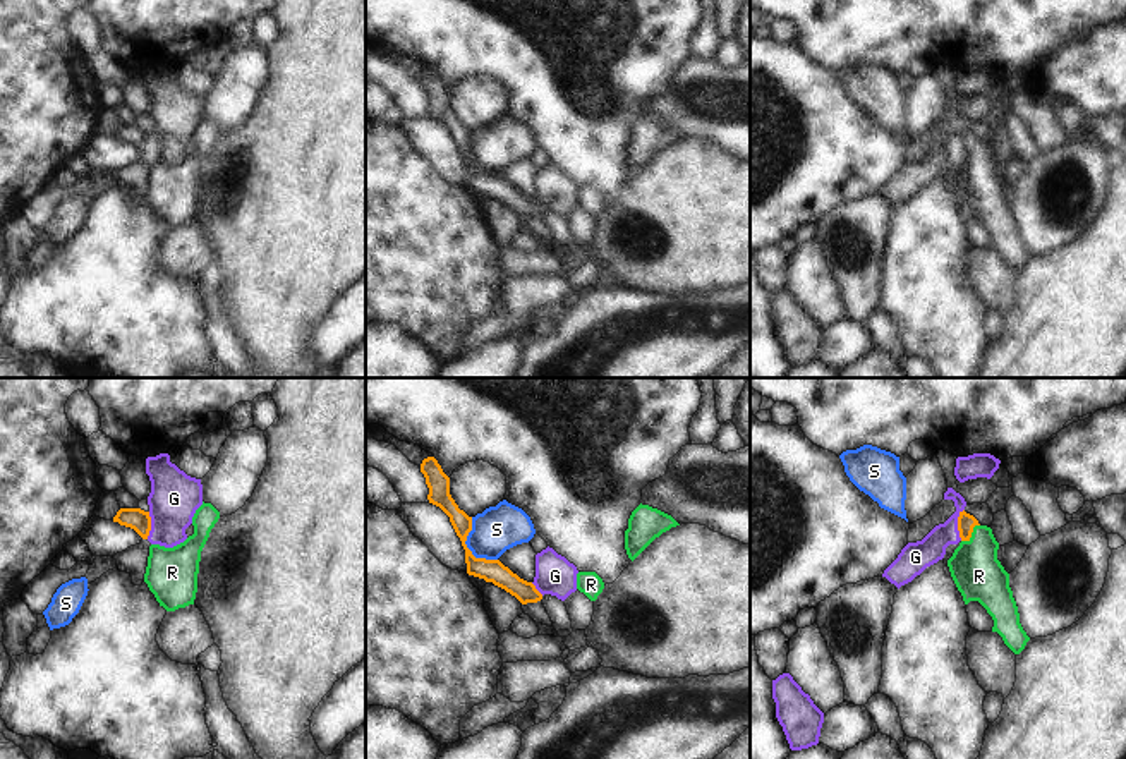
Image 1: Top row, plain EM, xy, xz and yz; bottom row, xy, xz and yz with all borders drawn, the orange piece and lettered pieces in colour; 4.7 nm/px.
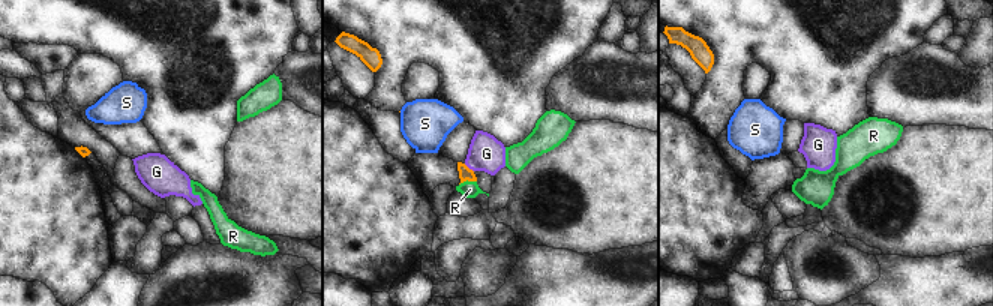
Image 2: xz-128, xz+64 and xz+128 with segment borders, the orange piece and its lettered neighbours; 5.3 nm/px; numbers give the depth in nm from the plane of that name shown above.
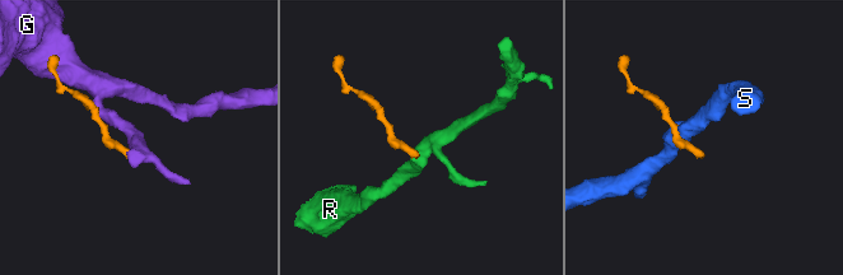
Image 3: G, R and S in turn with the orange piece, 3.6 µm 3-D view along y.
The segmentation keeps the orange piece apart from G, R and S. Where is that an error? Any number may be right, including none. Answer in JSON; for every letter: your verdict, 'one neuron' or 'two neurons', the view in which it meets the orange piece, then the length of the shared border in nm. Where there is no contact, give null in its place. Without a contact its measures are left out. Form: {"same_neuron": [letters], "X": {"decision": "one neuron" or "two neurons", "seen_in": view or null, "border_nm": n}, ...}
{"same_neuron": ["R"], "G": {"decision": "two neurons", "seen_in": "yz", "border_nm": 150}, "R": {"decision": "one neuron", "seen_in": "yz", "border_nm": 120}, "S": {"decision": "two neurons", "seen_in": "xz", "border_nm": 240}}

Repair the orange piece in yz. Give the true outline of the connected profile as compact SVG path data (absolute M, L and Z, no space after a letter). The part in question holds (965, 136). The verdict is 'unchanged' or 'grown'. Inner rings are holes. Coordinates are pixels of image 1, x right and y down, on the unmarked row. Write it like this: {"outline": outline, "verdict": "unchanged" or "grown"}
{"outline": "M965 125L958 132L958 146L961 158L947 175L951 192L965 220L978 216L994 235L992 247L997 247L1014 270L1020 270L1030 252L1020 239L1009 189L997 175L999 158L990 143L980 141Z", "verdict": "grown"}

